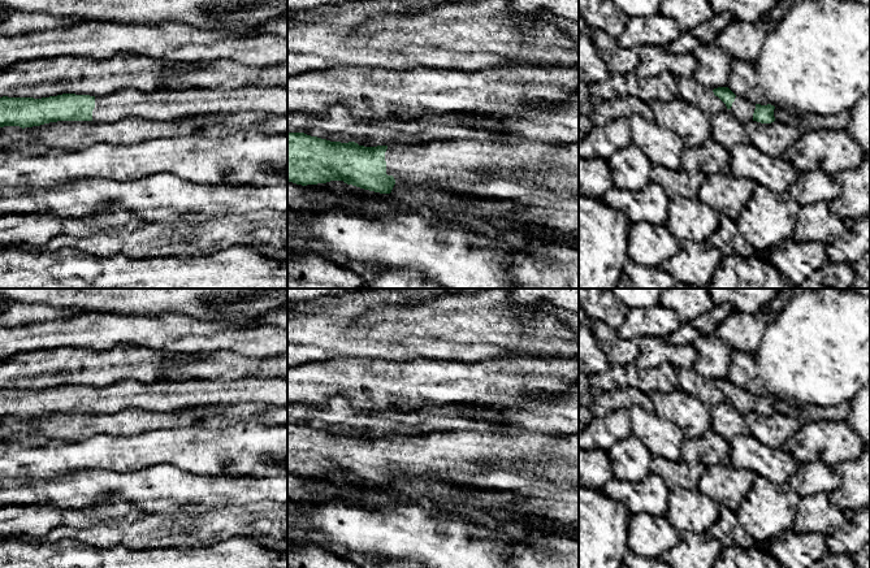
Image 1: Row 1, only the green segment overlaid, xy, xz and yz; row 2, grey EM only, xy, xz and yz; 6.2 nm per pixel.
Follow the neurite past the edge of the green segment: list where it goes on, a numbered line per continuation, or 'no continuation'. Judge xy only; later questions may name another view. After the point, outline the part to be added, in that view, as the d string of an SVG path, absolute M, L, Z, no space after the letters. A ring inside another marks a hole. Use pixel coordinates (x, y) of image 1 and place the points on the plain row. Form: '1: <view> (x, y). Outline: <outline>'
1: xy (167, 395). Outline: M267 377L234 381L166 378L153 383L126 380L96 387L92 412L114 413L127 408L178 412L203 406L225 408L248 403L287 407L287 380Z

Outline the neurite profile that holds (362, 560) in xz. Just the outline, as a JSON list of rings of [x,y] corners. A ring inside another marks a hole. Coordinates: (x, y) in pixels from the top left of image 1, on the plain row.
[[[332,545],[328,547],[333,550],[337,555],[347,558],[362,568],[376,568],[378,565],[376,559],[371,559],[363,554],[351,554],[346,547],[342,547],[339,545]]]

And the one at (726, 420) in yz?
[[[730,400],[710,407],[711,429],[731,442],[739,435],[750,434],[748,421]]]

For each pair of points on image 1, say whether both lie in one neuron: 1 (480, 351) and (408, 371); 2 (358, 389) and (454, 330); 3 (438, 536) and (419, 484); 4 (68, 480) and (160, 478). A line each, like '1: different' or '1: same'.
1: different
2: different
3: different
4: same

